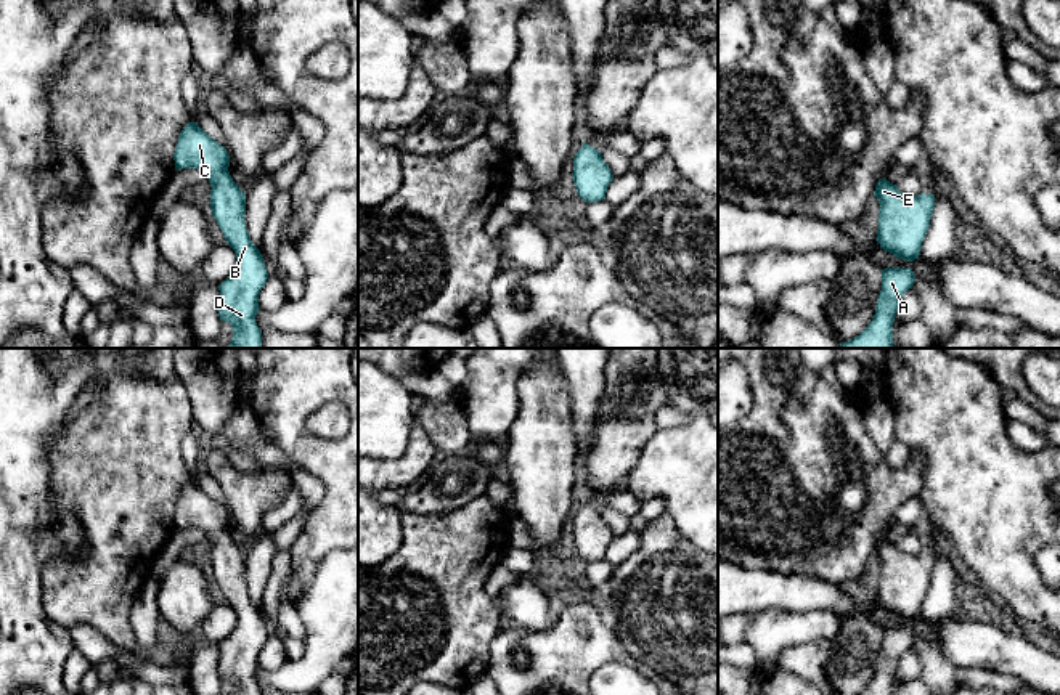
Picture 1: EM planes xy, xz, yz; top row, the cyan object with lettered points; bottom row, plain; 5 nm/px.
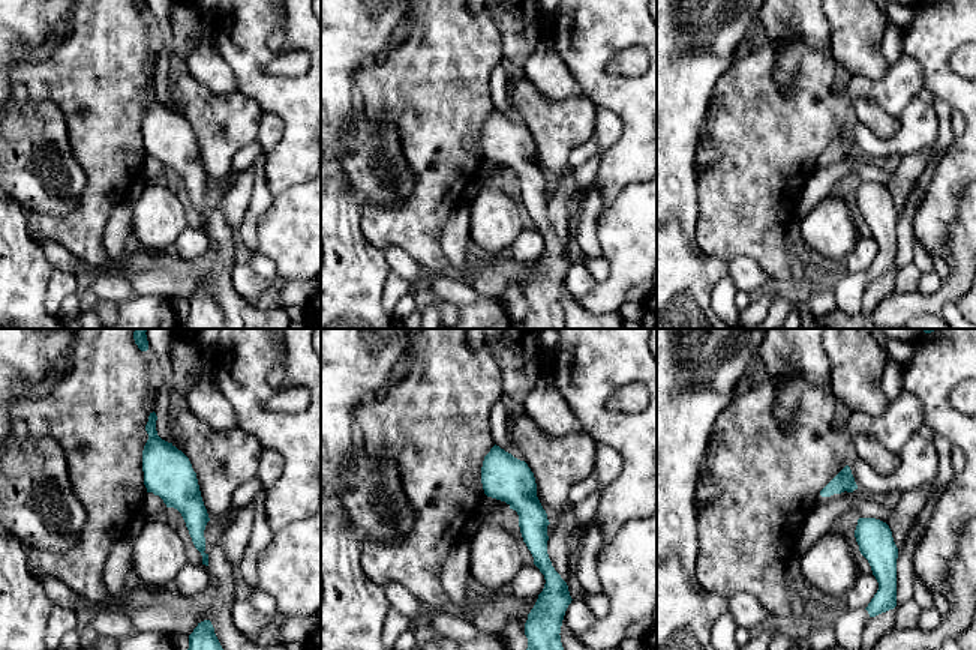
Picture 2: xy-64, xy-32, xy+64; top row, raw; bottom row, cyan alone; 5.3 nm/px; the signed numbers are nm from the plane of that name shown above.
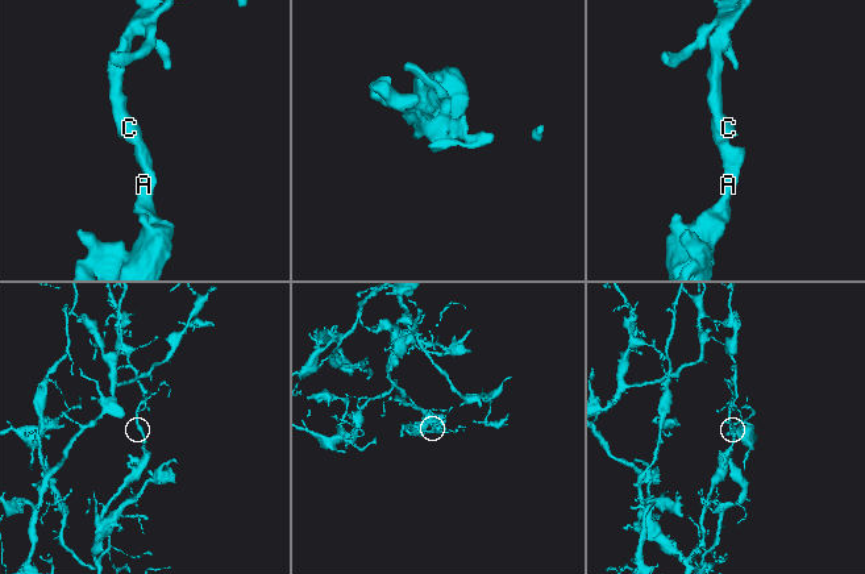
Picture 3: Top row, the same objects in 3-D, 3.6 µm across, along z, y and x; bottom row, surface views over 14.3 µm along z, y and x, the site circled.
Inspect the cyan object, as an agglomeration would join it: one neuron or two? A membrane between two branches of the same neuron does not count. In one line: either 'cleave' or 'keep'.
keep

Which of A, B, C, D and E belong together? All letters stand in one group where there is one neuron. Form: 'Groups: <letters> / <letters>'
Groups: A B C D E

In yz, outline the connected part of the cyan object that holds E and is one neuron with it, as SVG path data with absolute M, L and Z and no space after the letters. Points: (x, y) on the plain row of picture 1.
M887 538L877 541L874 555L880 563L875 600L896 618L914 621L930 586L935 555L901 552Z

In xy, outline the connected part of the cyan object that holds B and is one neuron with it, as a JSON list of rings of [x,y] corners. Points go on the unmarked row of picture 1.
[[[196,482],[180,491],[173,512],[175,530],[201,528],[209,534],[210,568],[226,604],[236,613],[236,628],[218,645],[218,676],[233,687],[233,695],[262,695],[255,682],[259,653],[268,632],[260,610],[246,589],[246,554],[233,541],[225,506],[210,498]]]

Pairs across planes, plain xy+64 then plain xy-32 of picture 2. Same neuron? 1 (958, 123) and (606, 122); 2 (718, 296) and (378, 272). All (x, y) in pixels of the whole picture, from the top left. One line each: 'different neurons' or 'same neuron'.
1: same neuron
2: different neurons

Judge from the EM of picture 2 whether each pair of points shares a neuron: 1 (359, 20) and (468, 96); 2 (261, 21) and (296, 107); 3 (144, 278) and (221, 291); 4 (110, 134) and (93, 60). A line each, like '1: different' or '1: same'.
1: different
2: same
3: same
4: same

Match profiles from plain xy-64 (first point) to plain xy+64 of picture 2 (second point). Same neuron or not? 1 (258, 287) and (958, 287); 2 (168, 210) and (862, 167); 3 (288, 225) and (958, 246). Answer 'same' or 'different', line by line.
1: different
2: different
3: same

